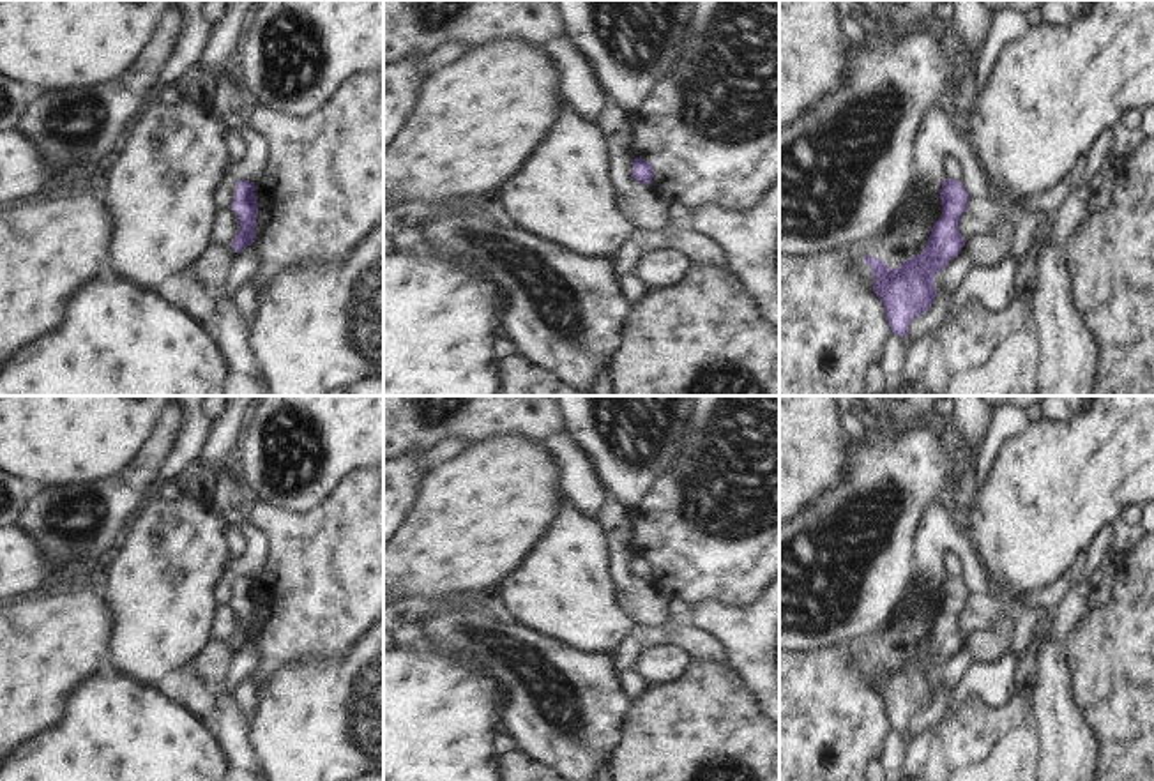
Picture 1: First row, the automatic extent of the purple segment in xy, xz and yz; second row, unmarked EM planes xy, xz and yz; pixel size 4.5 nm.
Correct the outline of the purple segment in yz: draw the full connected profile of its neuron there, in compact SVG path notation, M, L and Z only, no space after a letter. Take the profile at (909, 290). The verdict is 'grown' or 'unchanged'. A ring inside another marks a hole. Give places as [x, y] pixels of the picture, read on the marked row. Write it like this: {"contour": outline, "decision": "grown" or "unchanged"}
{"contour": "M945 178L940 189L942 217L933 224L924 251L905 260L898 269L877 256L864 256L882 300L891 332L907 337L910 322L931 307L937 290L935 276L961 251L965 239L958 224L967 210L968 193L961 180Z", "decision": "unchanged"}

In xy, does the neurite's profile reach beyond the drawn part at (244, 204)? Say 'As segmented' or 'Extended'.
As segmented

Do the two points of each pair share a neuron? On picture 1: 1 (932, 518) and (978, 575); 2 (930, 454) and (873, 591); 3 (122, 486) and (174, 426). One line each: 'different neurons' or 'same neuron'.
1: same neuron
2: same neuron
3: same neuron

